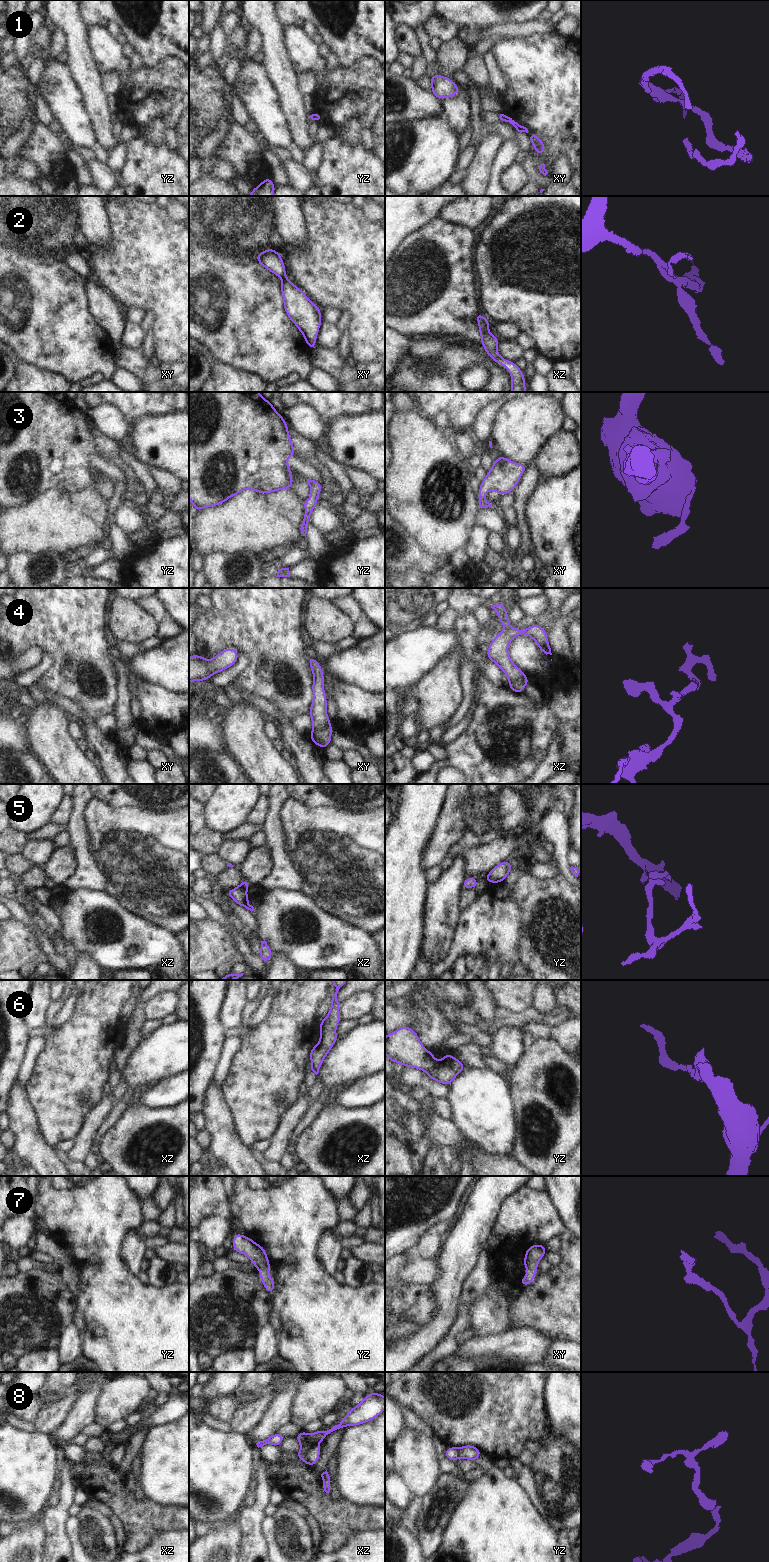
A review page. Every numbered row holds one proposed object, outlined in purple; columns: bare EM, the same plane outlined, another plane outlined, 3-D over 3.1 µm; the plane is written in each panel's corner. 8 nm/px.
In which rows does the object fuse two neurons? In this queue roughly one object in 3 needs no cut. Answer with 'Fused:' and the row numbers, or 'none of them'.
Fused: 1, 2, 4, 5, 6, 8

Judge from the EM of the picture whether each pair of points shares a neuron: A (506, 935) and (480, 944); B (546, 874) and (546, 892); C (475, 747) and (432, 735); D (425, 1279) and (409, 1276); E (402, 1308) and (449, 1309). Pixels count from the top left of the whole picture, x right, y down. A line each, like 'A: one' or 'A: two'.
A: one
B: two
C: two
D: one
E: two

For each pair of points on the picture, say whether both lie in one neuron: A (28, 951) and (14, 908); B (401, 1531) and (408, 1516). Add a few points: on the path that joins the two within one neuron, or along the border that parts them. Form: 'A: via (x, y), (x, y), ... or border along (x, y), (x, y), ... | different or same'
A: border along (12, 915), (24, 922), (33, 931), (35, 936) | different
B: border along (401, 1524), (416, 1537) | different

